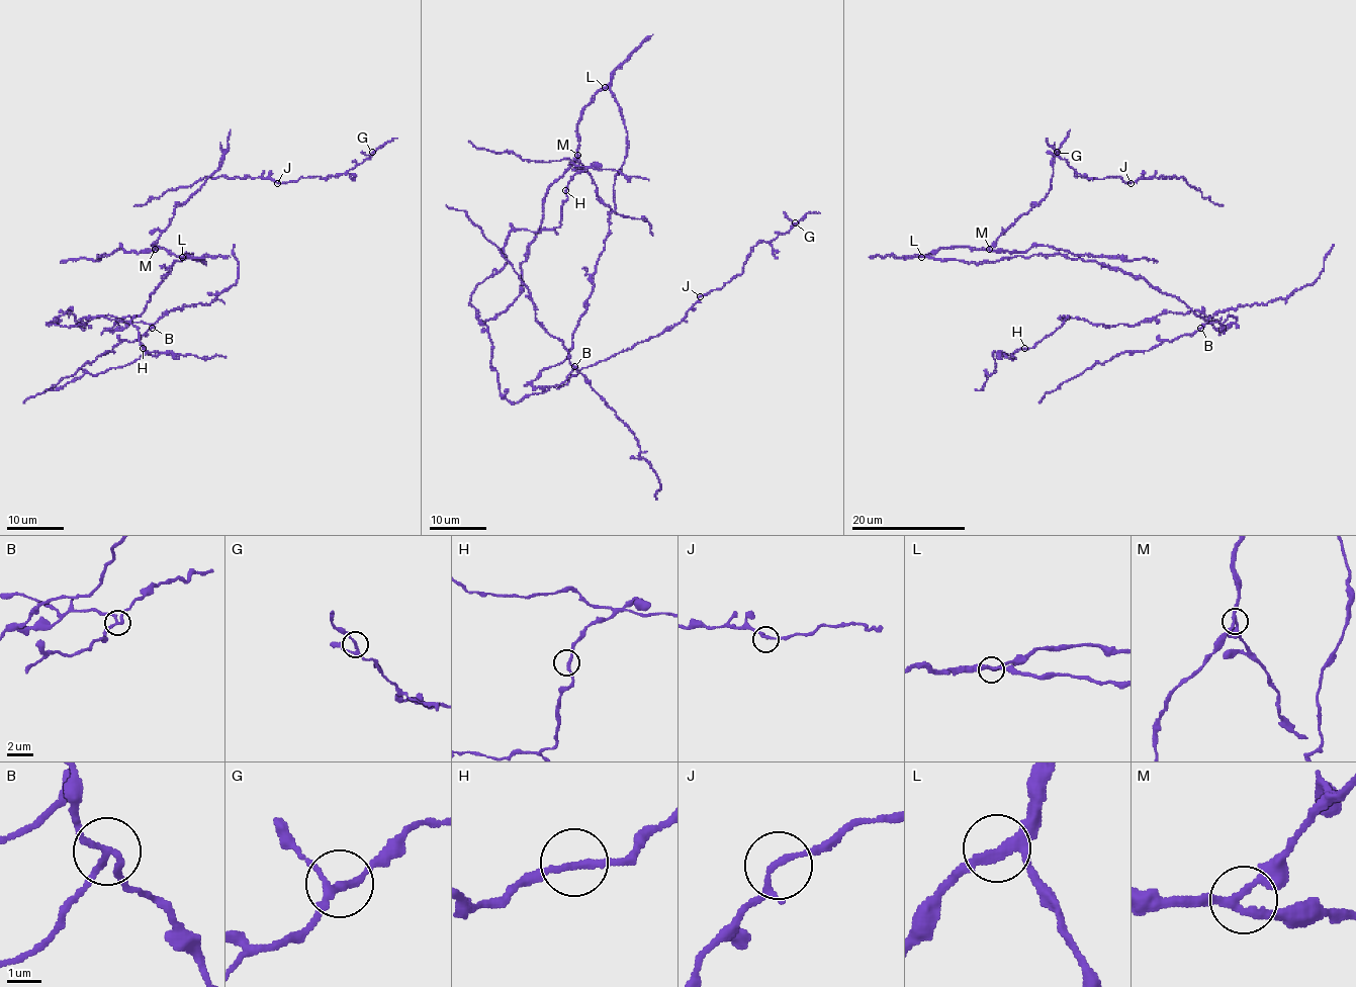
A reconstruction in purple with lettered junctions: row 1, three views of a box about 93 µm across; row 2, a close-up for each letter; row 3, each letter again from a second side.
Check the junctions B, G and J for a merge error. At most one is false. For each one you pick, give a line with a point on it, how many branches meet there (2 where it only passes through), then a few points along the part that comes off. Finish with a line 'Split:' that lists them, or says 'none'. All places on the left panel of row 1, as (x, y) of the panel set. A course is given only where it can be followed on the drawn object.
B: at (152, 328); 3 branches meet; foreign part runs (152, 328), (109, 330), (138, 317), (173, 263), (201, 260), (121, 246), (60, 263)
Split: B

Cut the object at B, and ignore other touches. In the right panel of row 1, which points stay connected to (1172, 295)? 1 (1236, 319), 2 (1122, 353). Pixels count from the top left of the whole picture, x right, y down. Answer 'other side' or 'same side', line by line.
1: same side
2: other side

